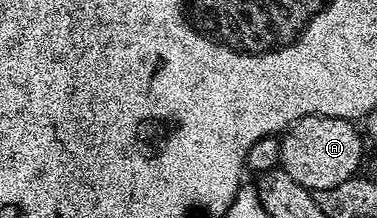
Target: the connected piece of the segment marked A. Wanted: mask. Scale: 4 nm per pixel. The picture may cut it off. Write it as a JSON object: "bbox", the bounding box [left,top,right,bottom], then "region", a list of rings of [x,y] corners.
{"bbox":[280,116,361,194],"region":[[[305,116],[292,124],[280,137],[281,163],[280,167],[299,186],[308,188],[316,194],[319,190],[331,190],[331,186],[339,186],[339,182],[347,182],[358,175],[357,167],[361,164],[361,136],[357,133],[358,125],[352,120],[331,118],[330,116]]]}

